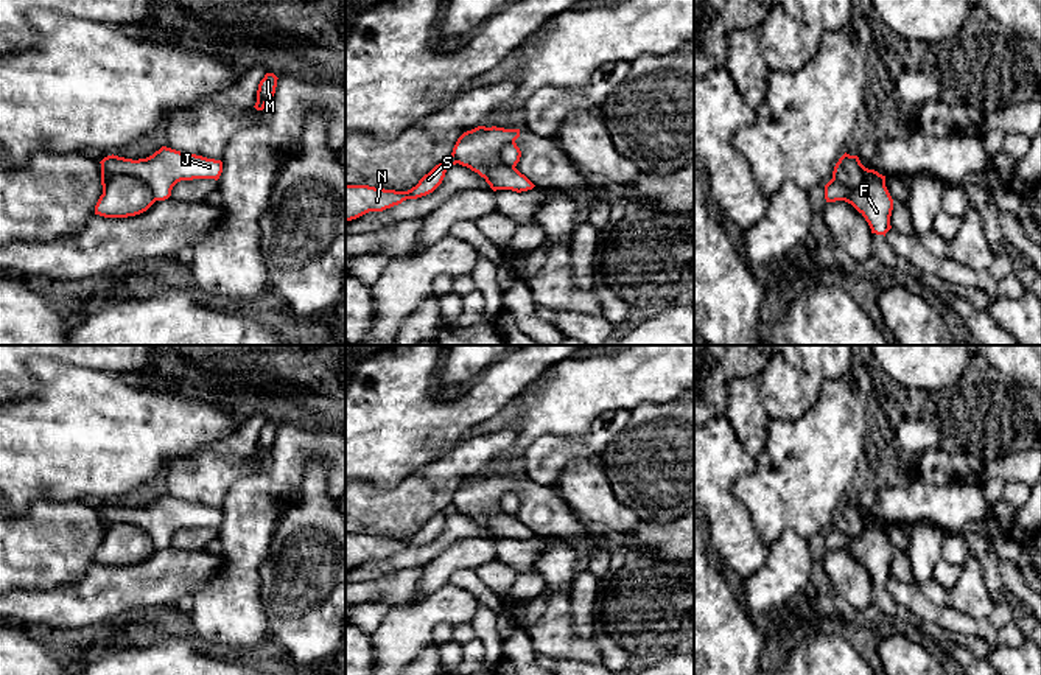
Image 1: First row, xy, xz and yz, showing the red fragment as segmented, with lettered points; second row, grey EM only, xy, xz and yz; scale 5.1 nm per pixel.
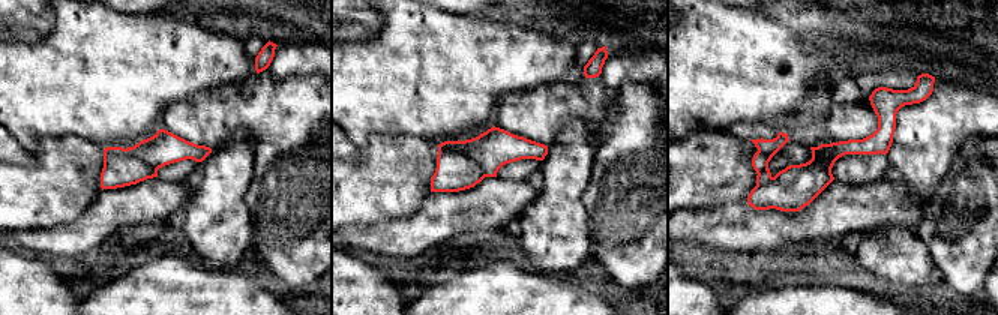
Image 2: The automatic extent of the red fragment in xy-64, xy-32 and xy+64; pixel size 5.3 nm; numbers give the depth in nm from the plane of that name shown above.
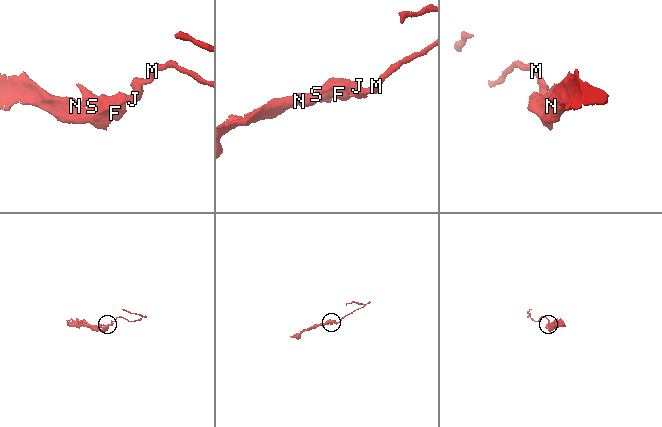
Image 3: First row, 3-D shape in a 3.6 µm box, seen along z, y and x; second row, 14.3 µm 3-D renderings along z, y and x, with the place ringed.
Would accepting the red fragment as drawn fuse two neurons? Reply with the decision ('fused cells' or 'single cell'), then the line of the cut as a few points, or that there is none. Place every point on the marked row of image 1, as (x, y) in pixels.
single cell; cut none

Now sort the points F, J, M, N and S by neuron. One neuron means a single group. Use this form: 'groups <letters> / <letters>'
groups F J M N S

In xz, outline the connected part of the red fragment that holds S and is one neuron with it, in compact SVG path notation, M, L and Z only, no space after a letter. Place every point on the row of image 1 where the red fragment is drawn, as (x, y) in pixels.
M478 126L467 131L457 138L453 152L408 191L345 185L345 222L369 212L383 212L406 199L433 193L442 184L447 170L456 163L478 173L493 191L512 190L521 193L532 190L535 185L515 168L521 157L515 143L518 137L520 129L496 126Z

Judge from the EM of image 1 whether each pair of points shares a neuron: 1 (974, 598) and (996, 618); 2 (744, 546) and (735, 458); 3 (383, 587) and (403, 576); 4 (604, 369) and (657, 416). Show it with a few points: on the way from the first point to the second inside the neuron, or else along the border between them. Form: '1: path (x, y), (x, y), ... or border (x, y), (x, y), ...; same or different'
1: border (995, 605), (987, 616); different
2: path (729, 524), (722, 514), (722, 479); same
3: path (388, 587), (399, 580); same
4: border (677, 397), (669, 402), (643, 402), (630, 409); different

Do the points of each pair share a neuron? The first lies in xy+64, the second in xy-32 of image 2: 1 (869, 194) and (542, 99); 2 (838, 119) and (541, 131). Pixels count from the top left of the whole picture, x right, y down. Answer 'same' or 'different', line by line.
1: different
2: same

